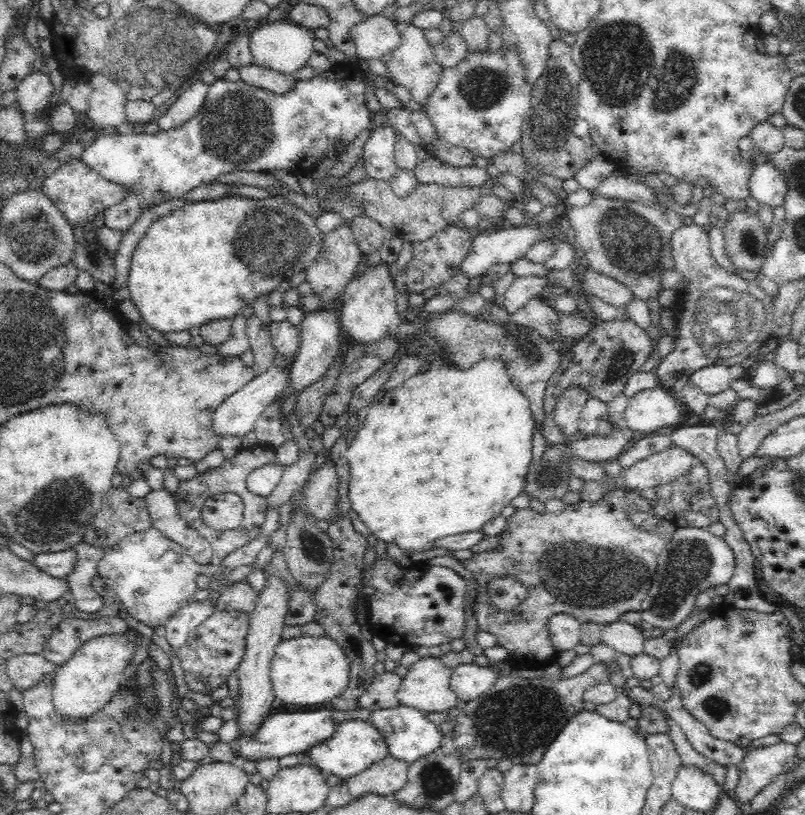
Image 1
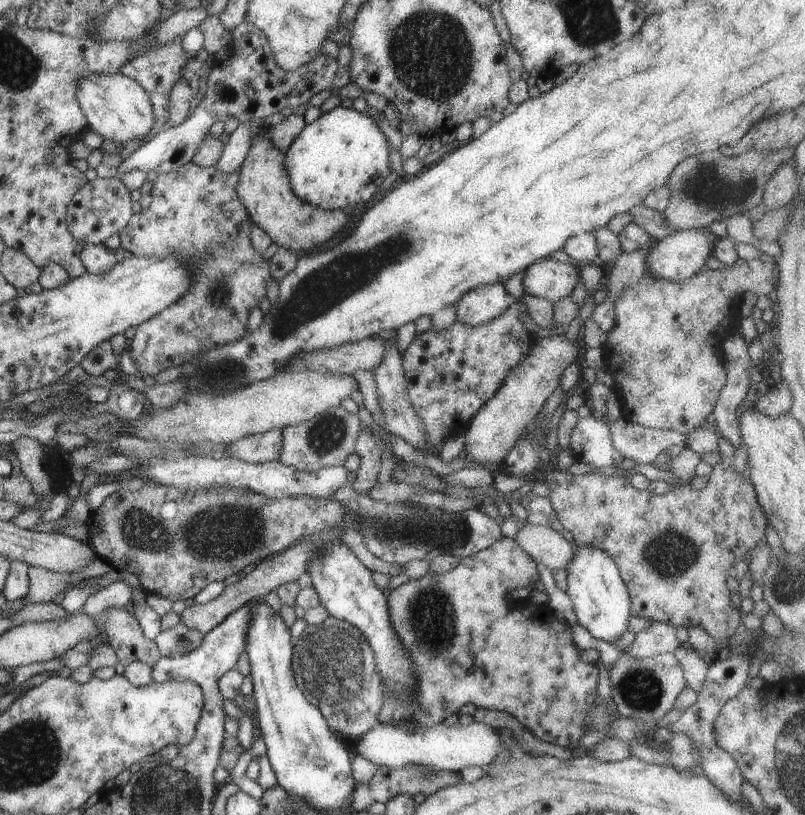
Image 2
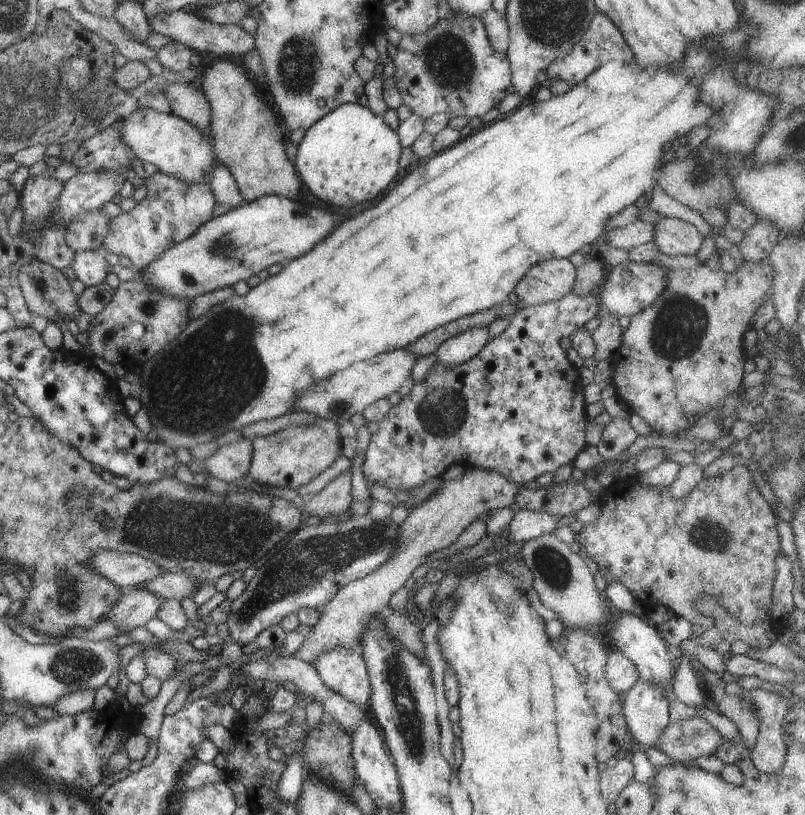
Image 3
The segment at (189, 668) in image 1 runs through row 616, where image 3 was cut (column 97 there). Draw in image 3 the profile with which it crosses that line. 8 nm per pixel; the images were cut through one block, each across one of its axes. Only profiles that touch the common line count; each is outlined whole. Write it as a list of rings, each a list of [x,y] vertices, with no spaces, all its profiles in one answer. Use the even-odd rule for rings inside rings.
[[[102,209],[89,210],[77,214],[65,230],[65,241],[77,253],[78,251],[101,250],[108,234],[110,218]]]

